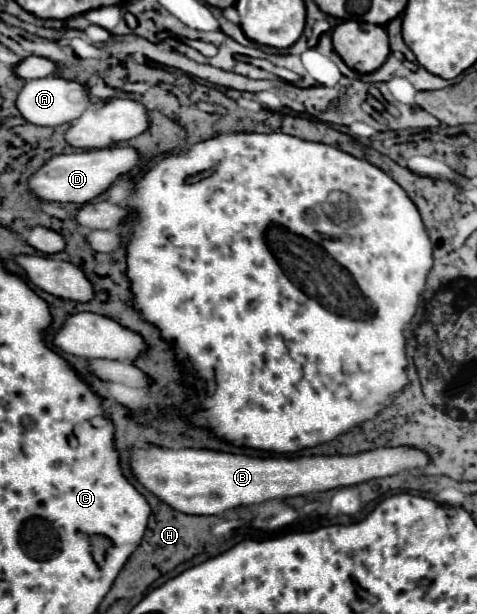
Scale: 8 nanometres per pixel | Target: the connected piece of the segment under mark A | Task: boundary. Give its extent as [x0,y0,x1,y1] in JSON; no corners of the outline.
[16,75,90,127]

